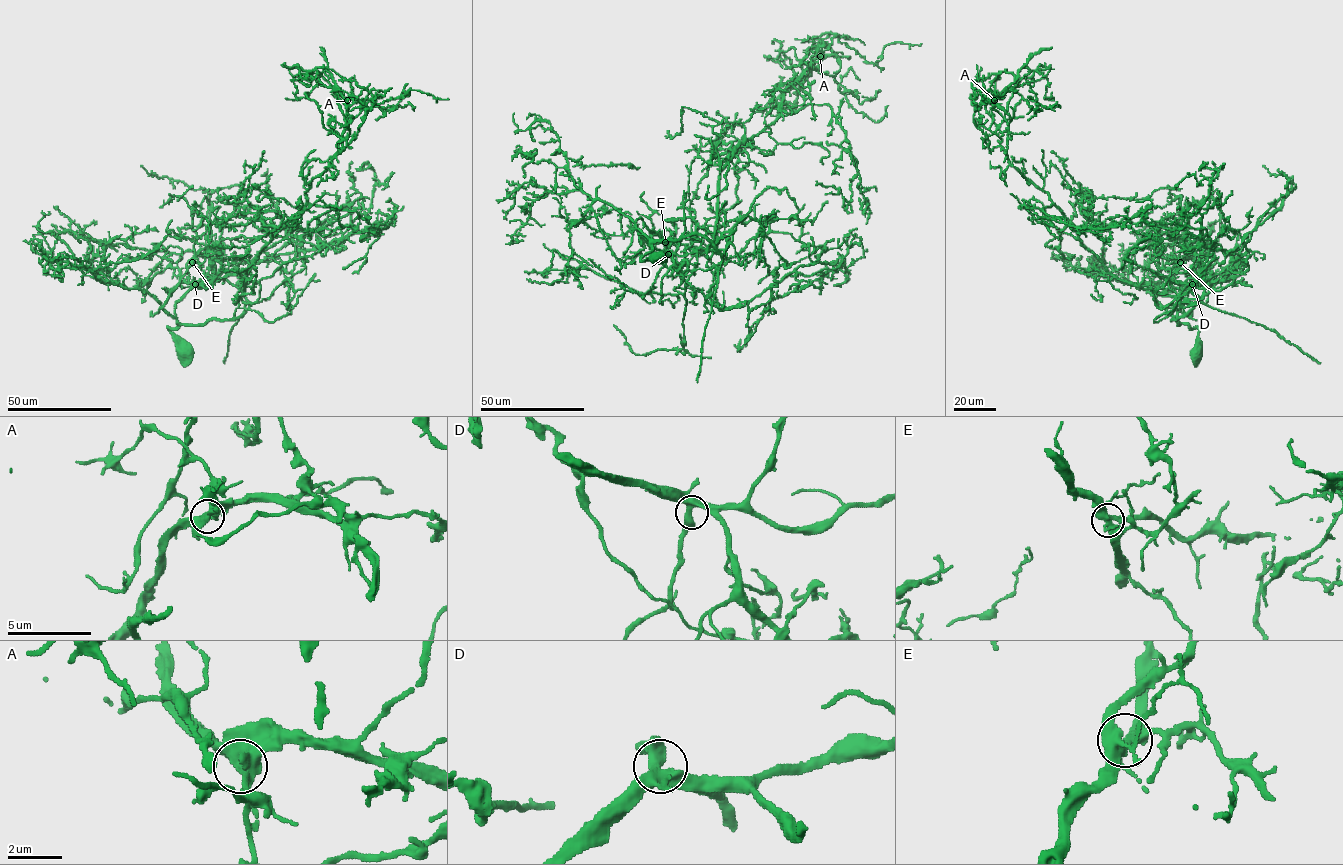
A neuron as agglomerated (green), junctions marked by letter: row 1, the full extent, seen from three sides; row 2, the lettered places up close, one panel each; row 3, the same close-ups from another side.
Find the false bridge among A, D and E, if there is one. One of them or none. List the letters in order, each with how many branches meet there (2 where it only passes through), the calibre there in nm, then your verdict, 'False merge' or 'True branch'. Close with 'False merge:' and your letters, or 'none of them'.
A: Branches: 4. Thickness 460 nm. False merge
D: Branches: 4. Thickness 360 nm. True branch
E: Branches: 5. Thickness 440 nm. True branch
False merge: A

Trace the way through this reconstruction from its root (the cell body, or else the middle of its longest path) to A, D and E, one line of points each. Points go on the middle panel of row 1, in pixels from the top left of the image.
A: (658, 258), (641, 260), (653, 242), (693, 234), (723, 253), (720, 172), (820, 56)
D: (658, 258), (641, 260), (652, 250), (649, 239), (650, 246), (668, 254)
E: (658, 258), (641, 260), (652, 250), (652, 243), (636, 226), (636, 220), (640, 217), (649, 230), (665, 242)

